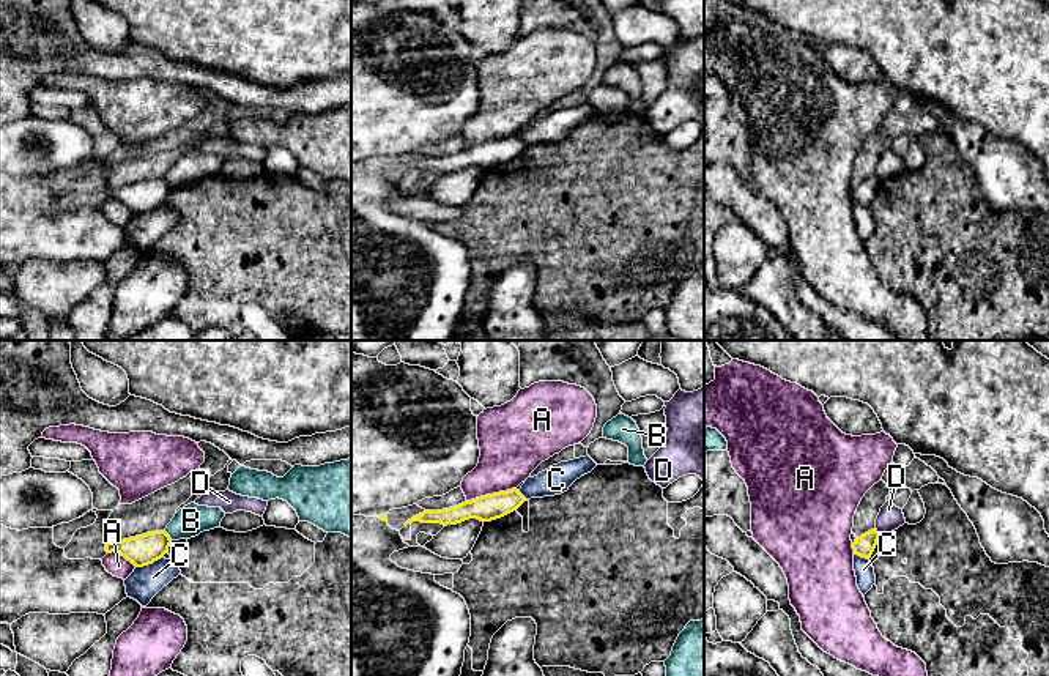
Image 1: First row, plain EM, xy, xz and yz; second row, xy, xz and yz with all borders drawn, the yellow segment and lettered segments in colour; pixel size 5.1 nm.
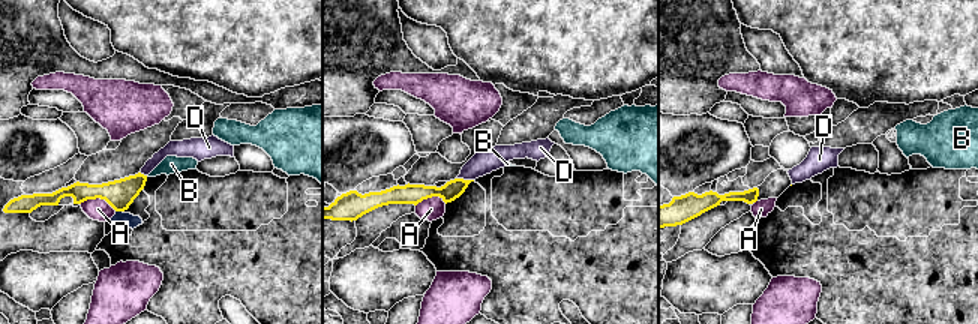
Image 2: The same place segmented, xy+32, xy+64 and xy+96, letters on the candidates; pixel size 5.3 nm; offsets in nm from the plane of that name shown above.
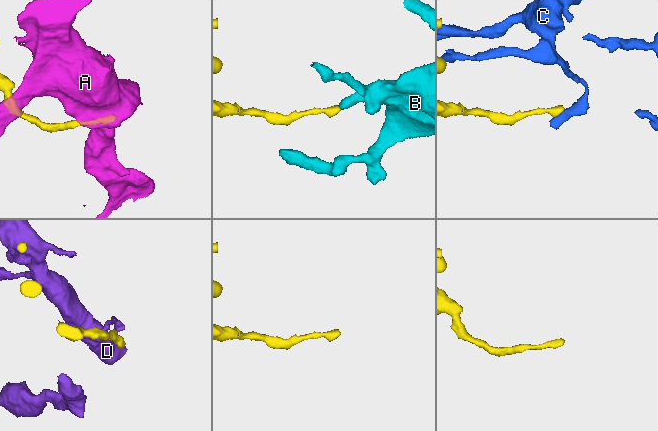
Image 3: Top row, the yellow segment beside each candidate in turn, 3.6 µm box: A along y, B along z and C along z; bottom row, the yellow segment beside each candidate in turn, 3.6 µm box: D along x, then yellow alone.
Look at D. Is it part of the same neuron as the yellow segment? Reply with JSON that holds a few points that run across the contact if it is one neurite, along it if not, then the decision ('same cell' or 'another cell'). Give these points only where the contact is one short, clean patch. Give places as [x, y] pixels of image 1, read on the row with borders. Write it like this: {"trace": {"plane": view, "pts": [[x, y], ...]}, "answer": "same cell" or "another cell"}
{"trace": {"plane": "yz", "pts": [[874, 528], [879, 534]]}, "answer": "another cell"}

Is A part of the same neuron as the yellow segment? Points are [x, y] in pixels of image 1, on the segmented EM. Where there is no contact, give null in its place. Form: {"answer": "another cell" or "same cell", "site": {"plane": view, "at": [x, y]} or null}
{"answer": "another cell", "site": {"plane": "xz", "at": [490, 495]}}

